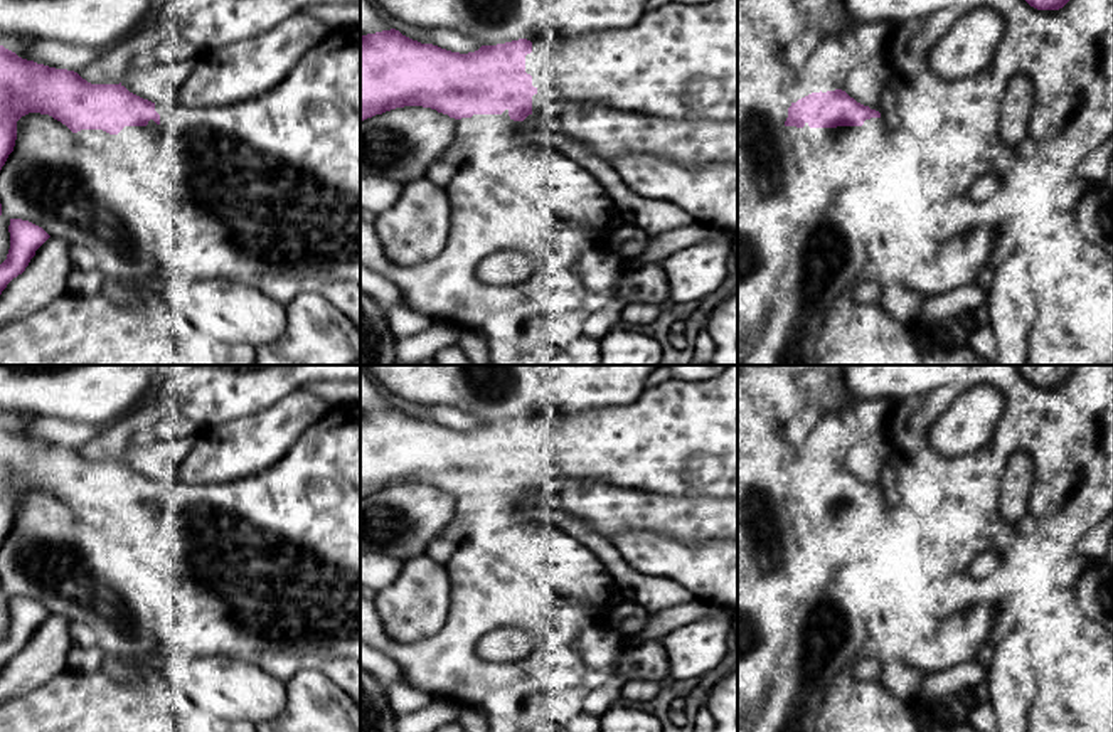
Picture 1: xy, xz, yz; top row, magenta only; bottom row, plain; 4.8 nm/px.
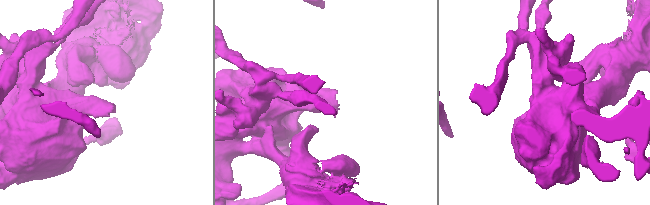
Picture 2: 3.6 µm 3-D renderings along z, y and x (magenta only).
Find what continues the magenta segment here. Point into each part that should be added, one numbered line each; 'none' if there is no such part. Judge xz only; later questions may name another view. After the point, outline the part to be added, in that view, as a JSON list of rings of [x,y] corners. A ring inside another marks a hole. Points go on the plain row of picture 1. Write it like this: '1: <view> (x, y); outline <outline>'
1: xz (681, 438); outline [[[727,365],[717,377],[706,380],[706,382],[684,382],[684,380],[668,379],[655,387],[647,387],[645,392],[642,394],[642,397],[633,404],[616,406],[616,407],[601,407],[598,411],[591,411],[589,421],[586,424],[586,431],[579,438],[574,438],[572,432],[561,424],[532,419],[532,429],[525,432],[525,449],[532,453],[532,463],[537,466],[537,469],[532,473],[532,488],[534,490],[537,490],[544,480],[559,480],[562,485],[566,485],[569,481],[591,481],[591,483],[606,483],[606,485],[615,485],[615,486],[621,486],[621,488],[647,491],[647,493],[653,493],[653,495],[689,496],[689,498],[699,498],[699,496],[738,498],[738,365]]]

